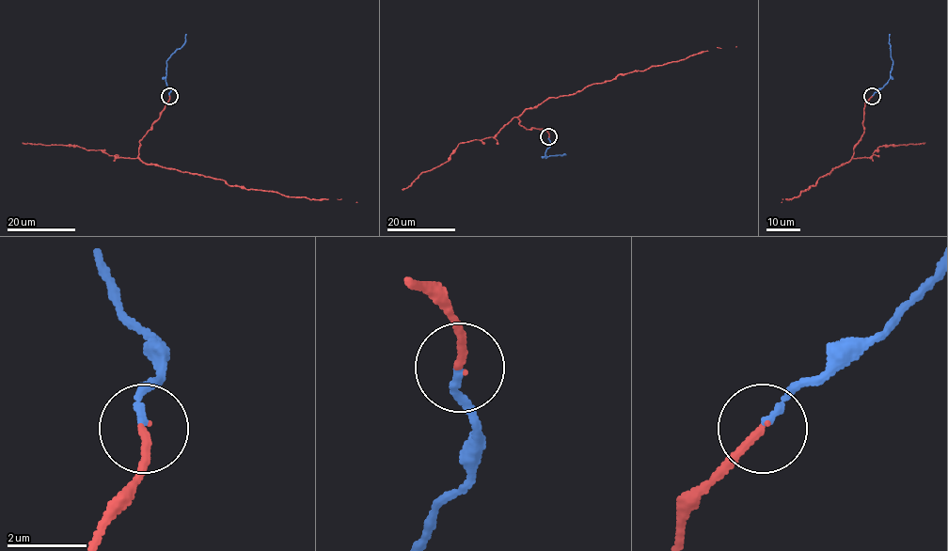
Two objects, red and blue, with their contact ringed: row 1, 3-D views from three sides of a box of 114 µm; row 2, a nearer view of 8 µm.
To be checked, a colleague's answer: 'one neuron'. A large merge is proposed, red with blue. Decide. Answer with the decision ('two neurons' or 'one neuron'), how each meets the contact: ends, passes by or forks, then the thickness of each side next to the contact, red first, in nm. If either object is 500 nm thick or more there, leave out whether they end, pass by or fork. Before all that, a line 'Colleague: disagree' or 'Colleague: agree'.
Colleague: disagree
two neurons; red ends there; blue ends there; 190 nm thick on the red side, 180 nm on the other

